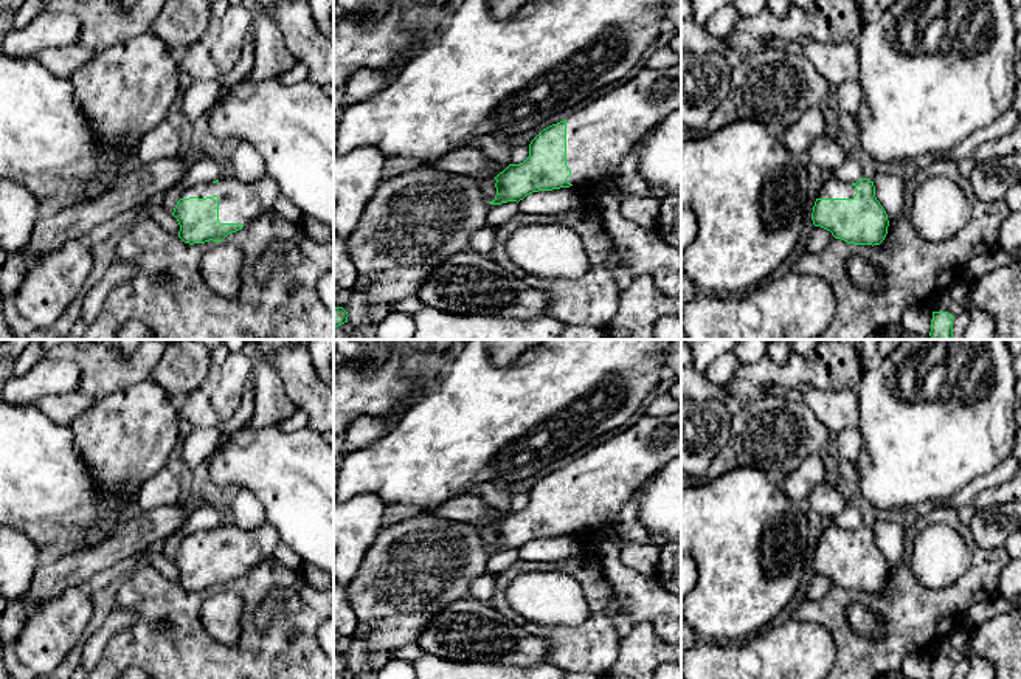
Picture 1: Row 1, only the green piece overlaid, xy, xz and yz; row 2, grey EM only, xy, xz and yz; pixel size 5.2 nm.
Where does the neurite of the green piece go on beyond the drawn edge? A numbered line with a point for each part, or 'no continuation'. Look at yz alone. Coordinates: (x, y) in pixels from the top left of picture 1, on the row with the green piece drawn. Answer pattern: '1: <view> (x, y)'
1: yz (834, 188)

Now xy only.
1: xy (239, 202)

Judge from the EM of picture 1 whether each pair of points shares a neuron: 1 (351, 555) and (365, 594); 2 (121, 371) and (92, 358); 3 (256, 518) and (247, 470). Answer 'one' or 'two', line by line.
1: two
2: one
3: two

